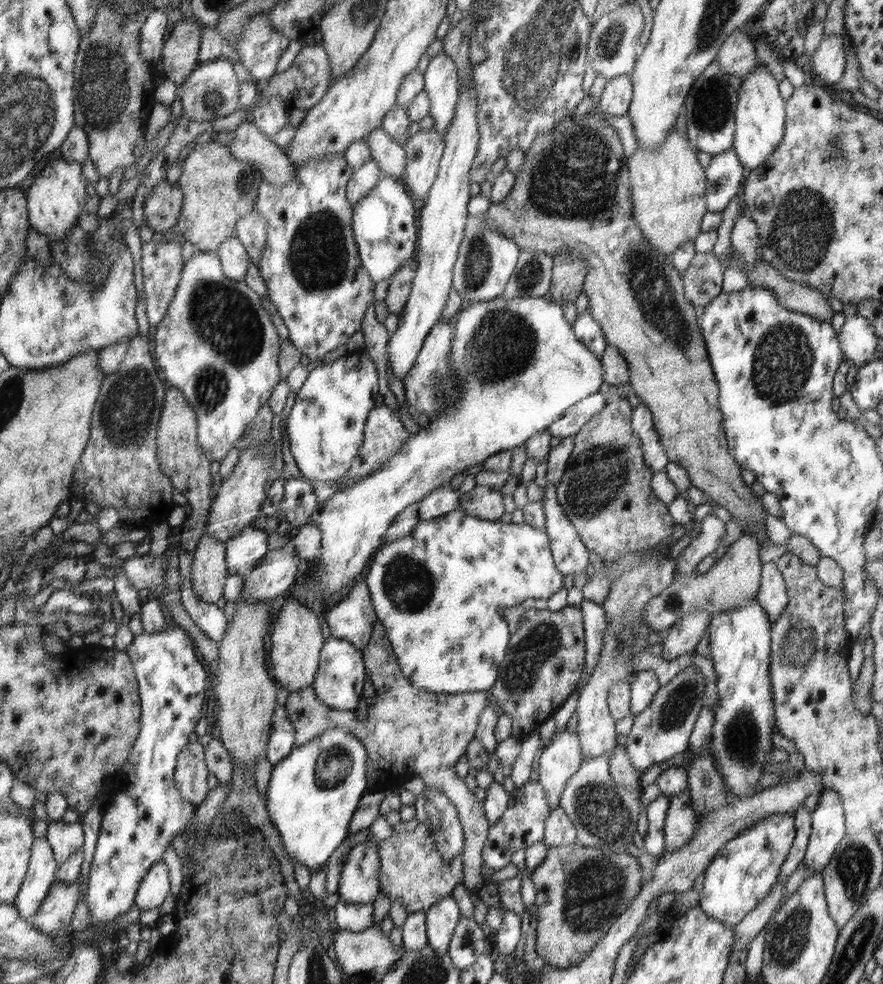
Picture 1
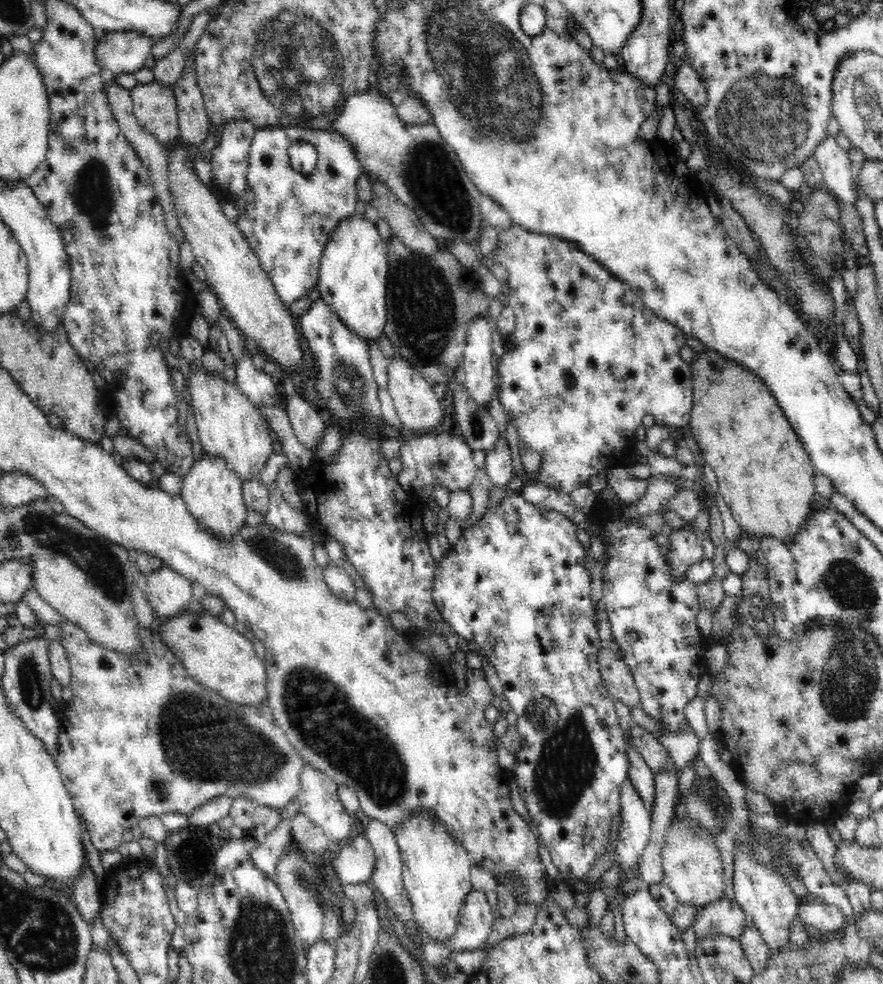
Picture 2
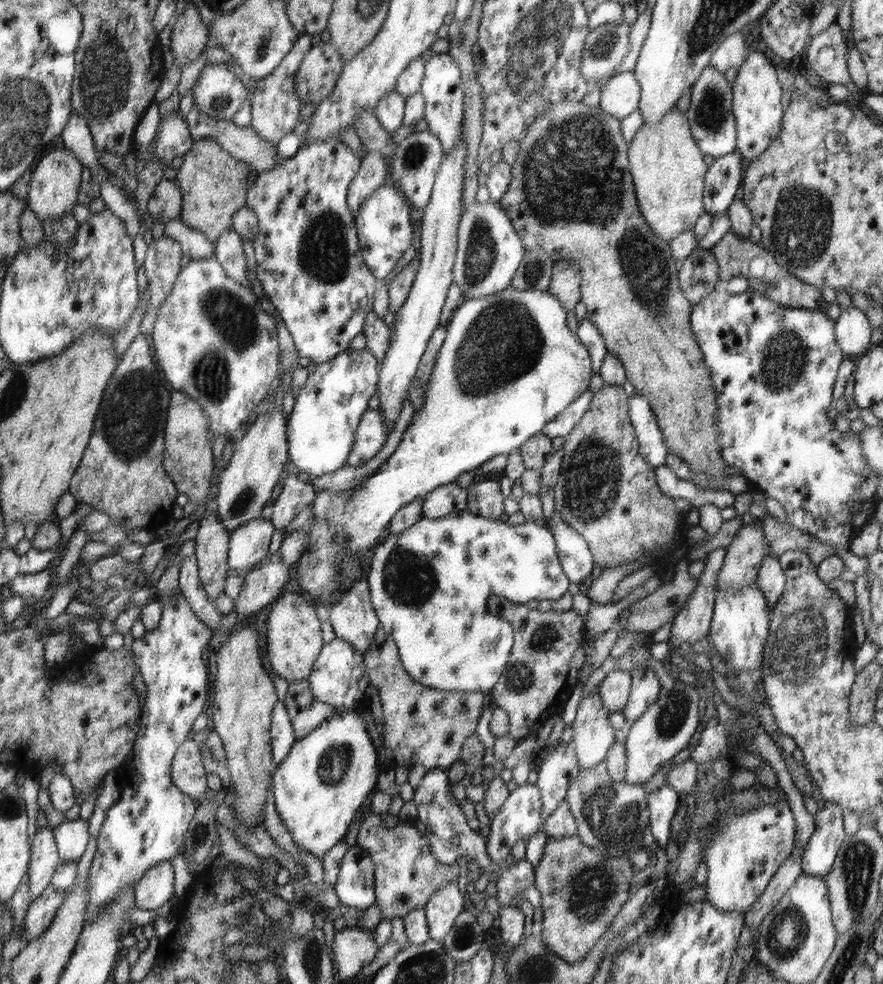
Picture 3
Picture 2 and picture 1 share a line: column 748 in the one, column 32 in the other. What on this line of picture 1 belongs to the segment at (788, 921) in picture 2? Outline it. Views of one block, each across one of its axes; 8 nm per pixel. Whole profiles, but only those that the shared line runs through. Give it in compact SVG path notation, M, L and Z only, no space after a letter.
M38 837L34 841L33 860L30 861L29 875L18 893L14 907L21 912L22 918L32 921L42 907L42 902L49 897L53 884L57 881L59 863L53 853L48 838Z

